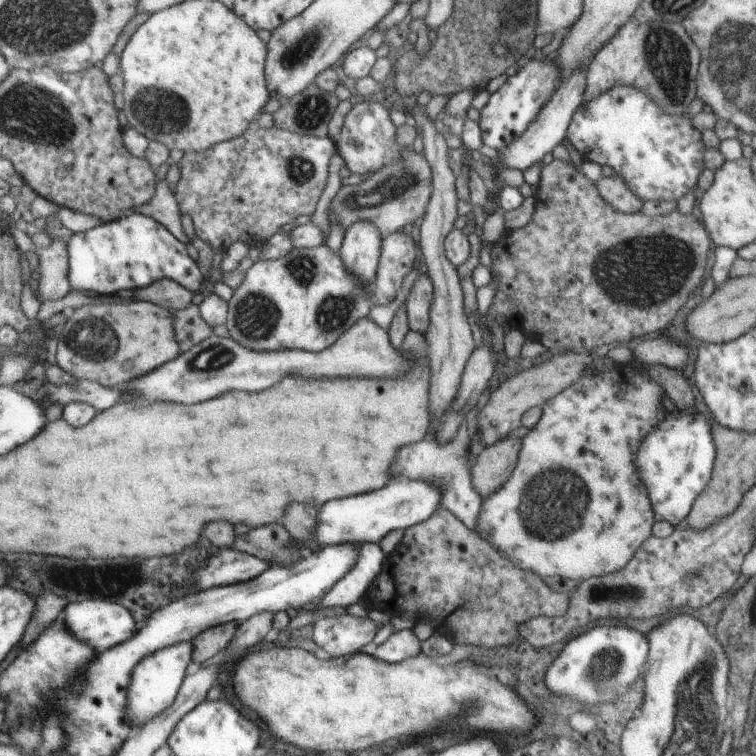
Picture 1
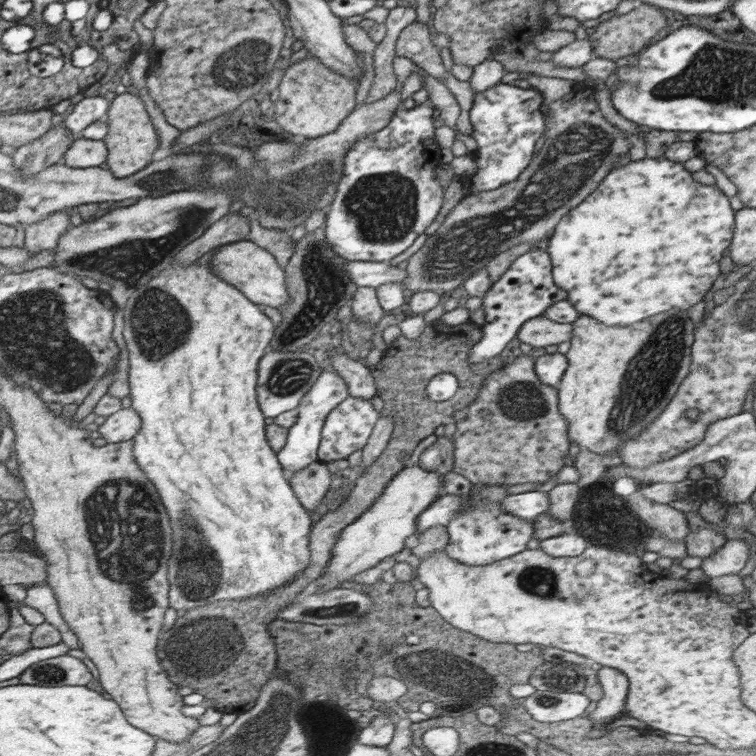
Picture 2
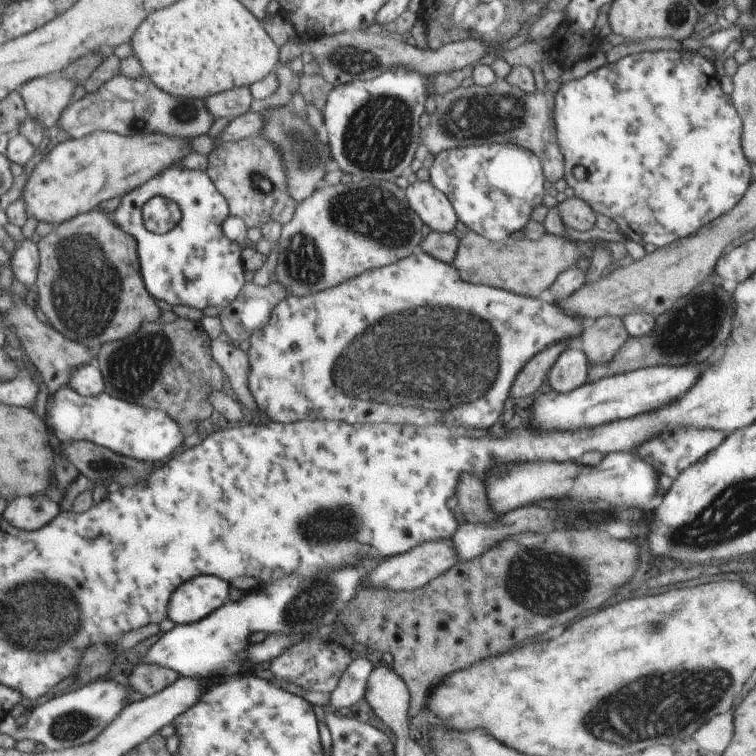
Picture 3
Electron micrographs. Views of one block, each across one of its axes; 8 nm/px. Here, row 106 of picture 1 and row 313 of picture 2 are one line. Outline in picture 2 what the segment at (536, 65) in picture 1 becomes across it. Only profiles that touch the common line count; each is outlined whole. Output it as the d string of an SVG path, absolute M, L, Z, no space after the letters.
M534 247L519 256L510 268L485 292L483 307L485 323L481 327L481 338L468 348L469 362L478 364L498 356L512 338L516 338L521 326L555 302L568 298L567 292L558 288L553 281L552 263L547 251Z

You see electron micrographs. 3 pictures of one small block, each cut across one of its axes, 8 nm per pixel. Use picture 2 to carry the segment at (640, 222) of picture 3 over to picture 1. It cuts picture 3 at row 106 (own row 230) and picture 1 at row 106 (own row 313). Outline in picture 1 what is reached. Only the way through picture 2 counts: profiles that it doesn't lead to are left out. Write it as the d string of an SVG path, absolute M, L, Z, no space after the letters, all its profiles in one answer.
M616 86L576 109L566 138L584 160L596 162L600 166L610 166L615 174L620 174L626 182L626 188L632 190L644 203L648 200L678 202L696 186L698 176L705 168L702 132L692 126L691 117L690 114L668 114L634 86Z

